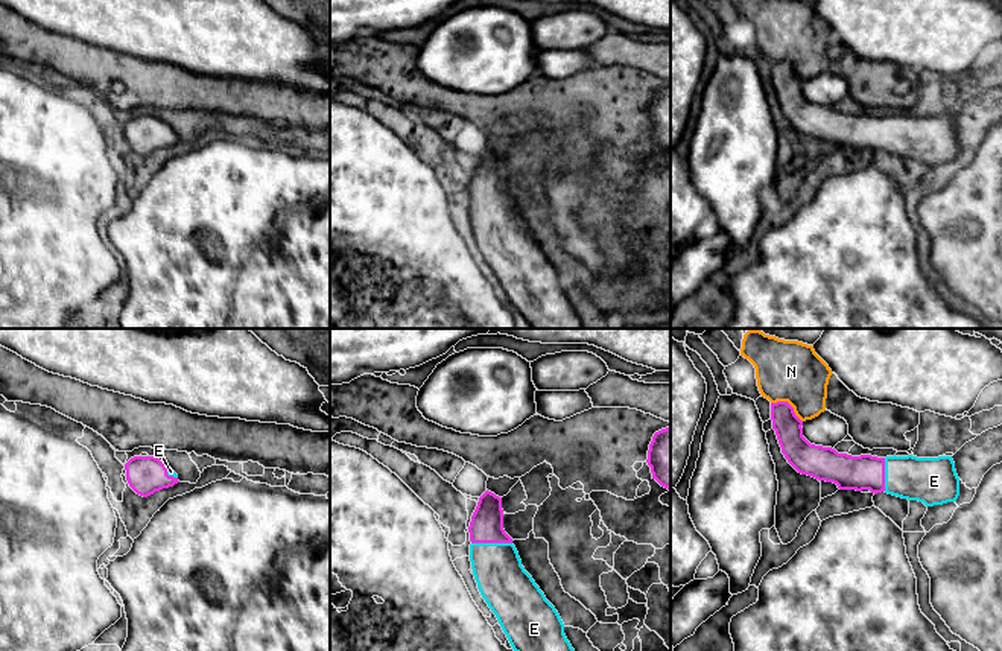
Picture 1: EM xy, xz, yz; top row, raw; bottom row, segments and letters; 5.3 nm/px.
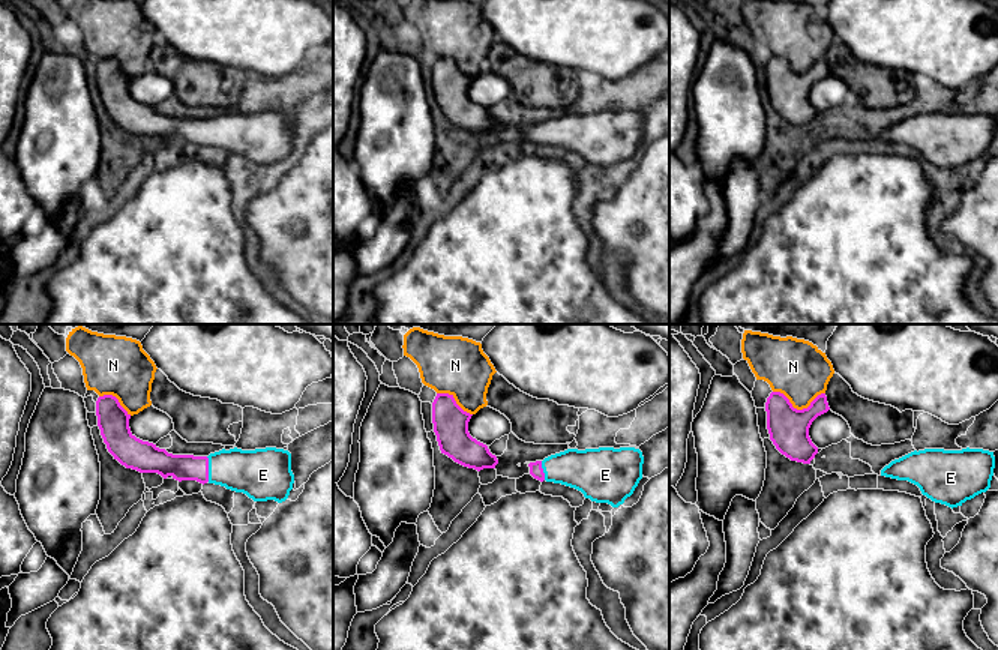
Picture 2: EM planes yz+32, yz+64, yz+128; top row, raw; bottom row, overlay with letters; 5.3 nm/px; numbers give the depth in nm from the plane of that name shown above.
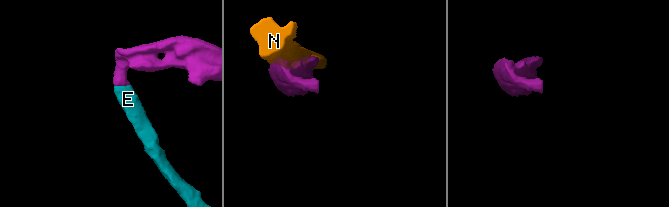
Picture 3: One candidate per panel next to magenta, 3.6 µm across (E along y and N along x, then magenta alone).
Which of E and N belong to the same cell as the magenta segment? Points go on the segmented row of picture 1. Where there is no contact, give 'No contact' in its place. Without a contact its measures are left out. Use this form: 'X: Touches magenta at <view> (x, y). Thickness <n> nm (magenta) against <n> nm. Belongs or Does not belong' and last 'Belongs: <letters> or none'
E: Touches magenta at xz (491, 542). Thickness 180 nm (magenta) against 260 nm. Belongs
N: Touches magenta at yz (789, 405). Thickness 150 nm (magenta) against 320 nm. Does not belong
Belongs: E

